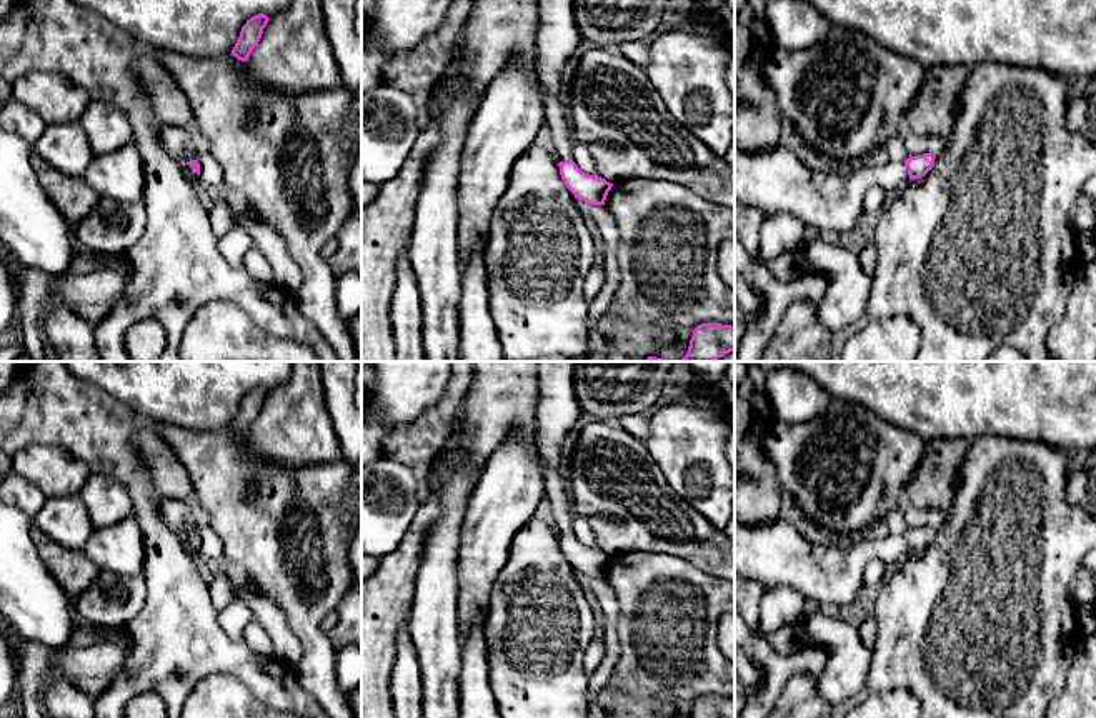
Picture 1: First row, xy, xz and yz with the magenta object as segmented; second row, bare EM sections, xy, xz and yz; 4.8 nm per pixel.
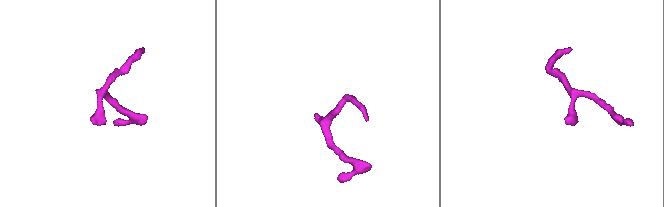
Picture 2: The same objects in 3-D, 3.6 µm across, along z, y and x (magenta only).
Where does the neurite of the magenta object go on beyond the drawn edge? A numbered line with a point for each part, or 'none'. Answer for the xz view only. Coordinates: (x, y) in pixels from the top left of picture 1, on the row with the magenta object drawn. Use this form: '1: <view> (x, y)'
1: xz (558, 37)

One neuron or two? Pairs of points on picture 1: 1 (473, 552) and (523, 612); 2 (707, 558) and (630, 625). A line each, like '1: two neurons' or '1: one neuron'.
1: two neurons
2: two neurons

